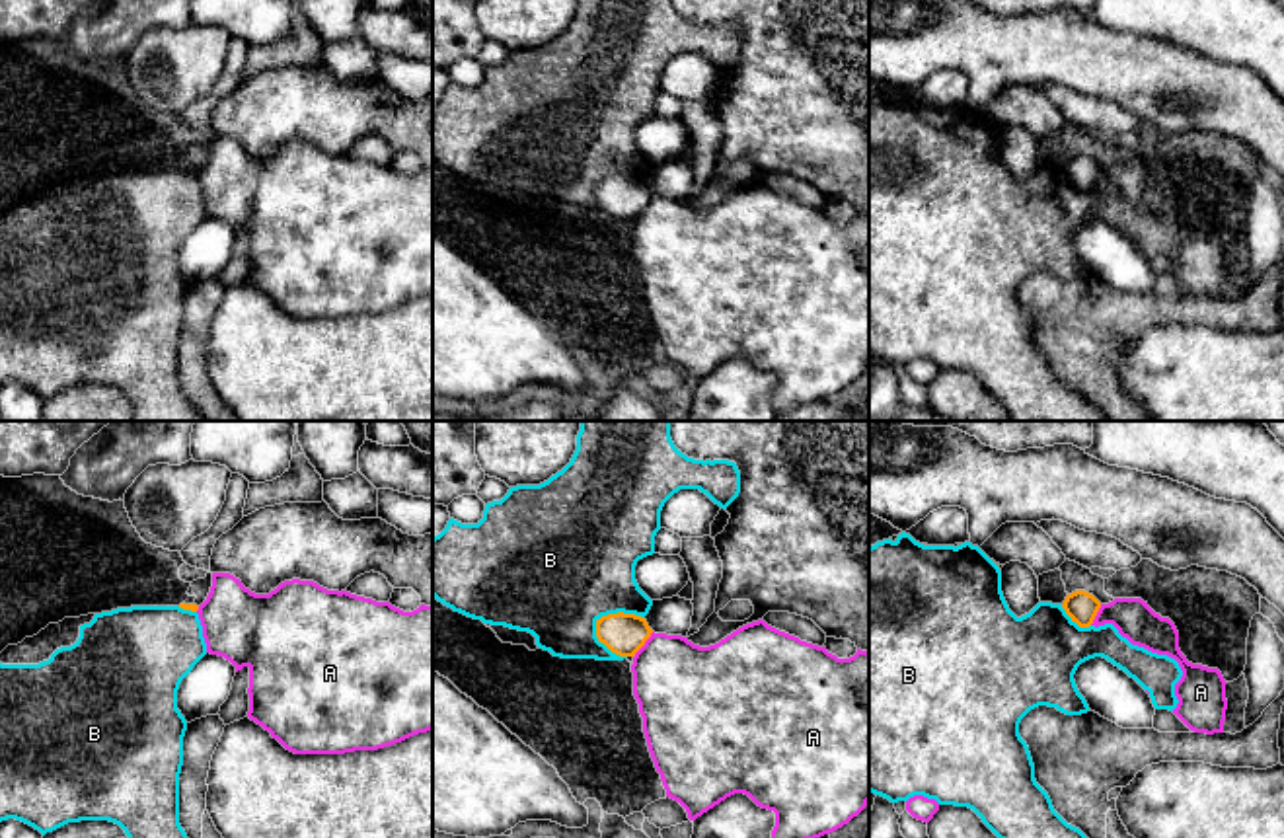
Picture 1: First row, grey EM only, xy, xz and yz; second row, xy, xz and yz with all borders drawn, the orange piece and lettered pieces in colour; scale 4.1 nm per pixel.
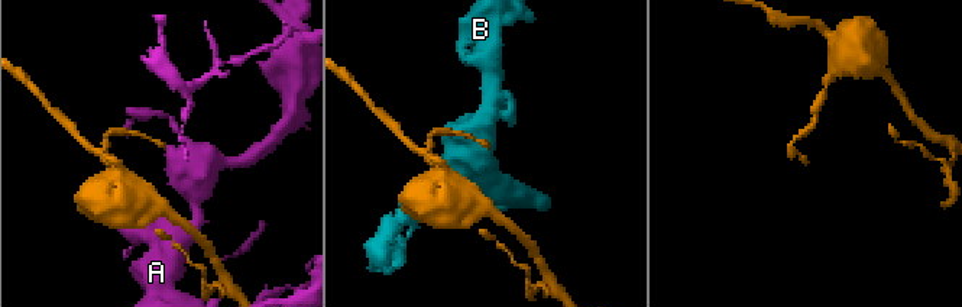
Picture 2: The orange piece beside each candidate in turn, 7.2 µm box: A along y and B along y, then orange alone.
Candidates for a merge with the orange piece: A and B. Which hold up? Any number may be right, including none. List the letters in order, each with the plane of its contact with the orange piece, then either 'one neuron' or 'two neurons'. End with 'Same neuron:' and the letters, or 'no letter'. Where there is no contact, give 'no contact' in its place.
A: meets orange in xz; two neurons
B: meets orange in xz; two neurons
Same neuron: no letter

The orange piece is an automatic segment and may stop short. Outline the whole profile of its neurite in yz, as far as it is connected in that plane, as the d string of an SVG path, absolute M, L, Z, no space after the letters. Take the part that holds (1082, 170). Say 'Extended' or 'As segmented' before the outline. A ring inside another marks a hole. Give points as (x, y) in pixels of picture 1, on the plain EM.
As segmented. M1076 154L1066 160L1062 171L1079 191L1089 191L1101 171L1101 166L1085 154Z

